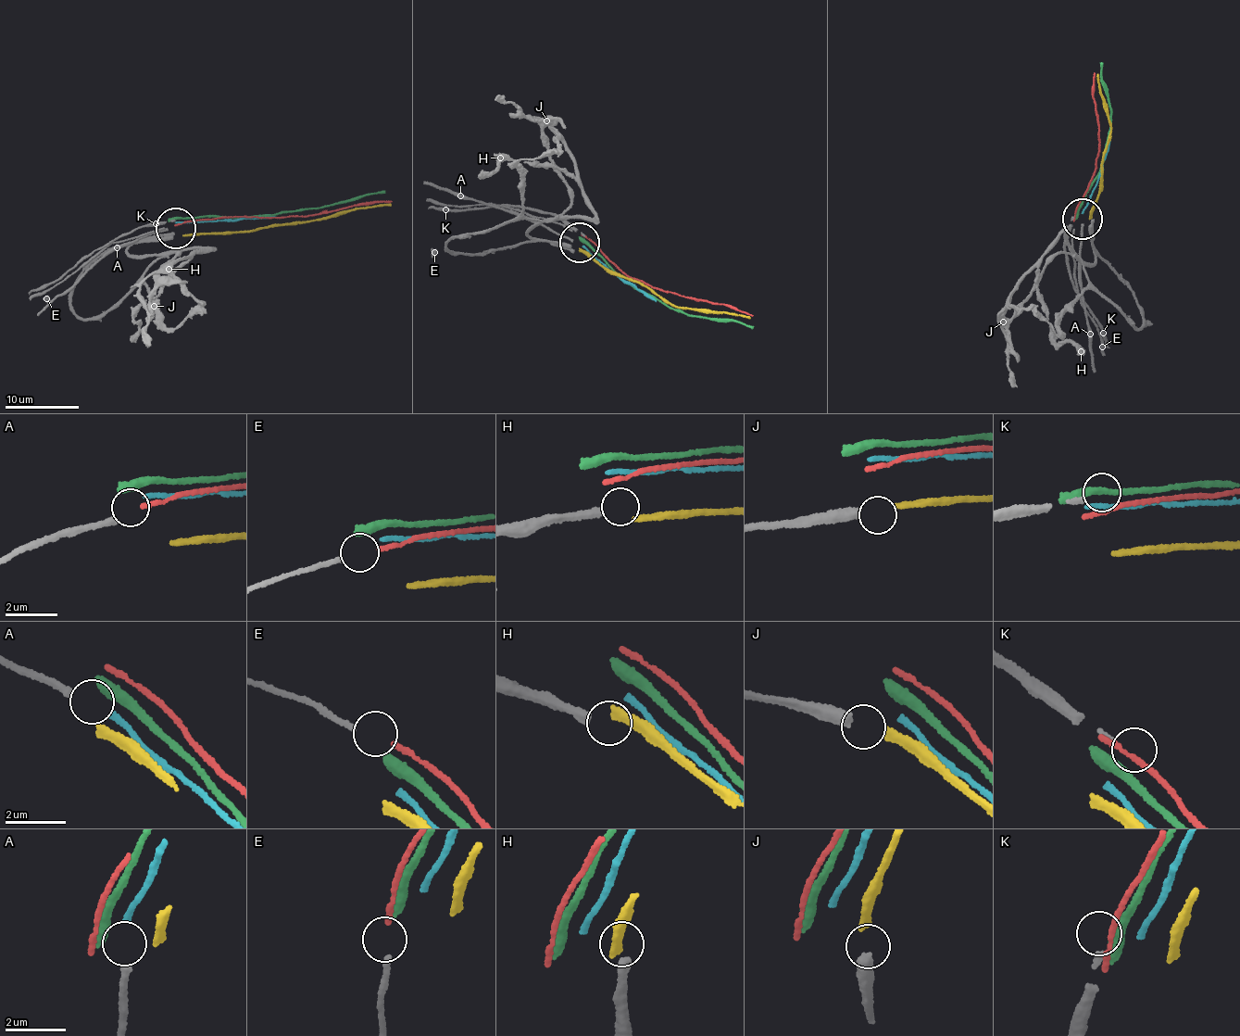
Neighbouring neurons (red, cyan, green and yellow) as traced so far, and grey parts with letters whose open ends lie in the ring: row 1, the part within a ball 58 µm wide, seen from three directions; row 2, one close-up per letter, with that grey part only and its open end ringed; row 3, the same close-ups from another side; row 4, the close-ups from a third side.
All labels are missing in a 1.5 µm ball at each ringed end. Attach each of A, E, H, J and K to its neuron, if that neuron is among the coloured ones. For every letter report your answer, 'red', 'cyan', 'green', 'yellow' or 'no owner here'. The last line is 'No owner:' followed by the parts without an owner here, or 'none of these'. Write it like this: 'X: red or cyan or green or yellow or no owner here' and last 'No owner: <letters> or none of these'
A: no owner here
E: red
H: no owner here
J: yellow
K: no owner here
No owner: A, H, K

